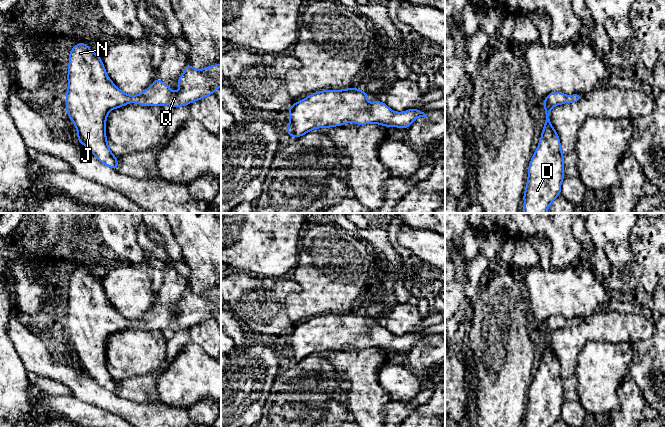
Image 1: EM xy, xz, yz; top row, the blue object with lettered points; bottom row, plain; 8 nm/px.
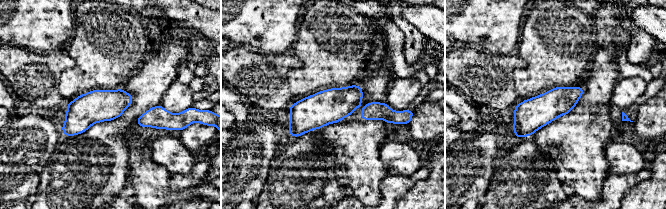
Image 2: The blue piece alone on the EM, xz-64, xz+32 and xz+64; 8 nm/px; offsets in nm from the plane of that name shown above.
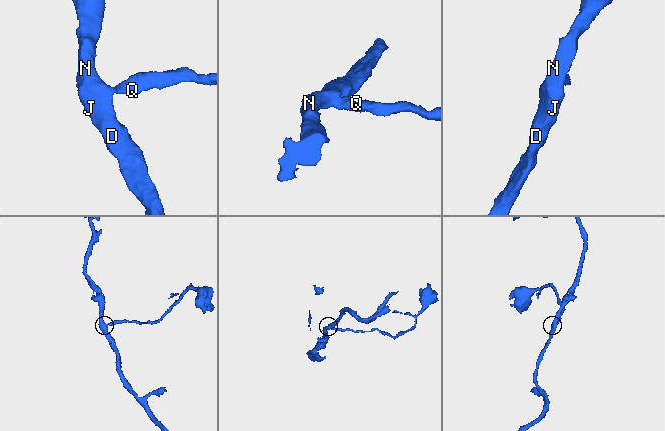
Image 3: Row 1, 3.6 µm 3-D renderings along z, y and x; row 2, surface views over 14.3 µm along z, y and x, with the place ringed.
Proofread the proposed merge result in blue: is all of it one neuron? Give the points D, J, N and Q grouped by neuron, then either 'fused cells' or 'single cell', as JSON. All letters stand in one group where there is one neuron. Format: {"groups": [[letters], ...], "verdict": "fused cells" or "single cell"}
{"groups": [["D", "J", "N", "Q"]], "verdict": "single cell"}

